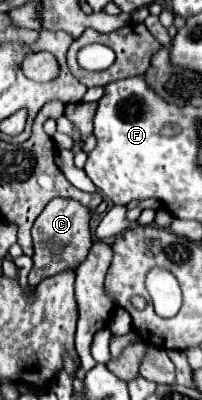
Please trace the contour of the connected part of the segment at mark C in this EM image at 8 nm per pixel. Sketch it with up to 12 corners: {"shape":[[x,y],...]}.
{"shape":[[49,201],[33,225],[37,286],[76,269],[92,246],[89,211]]}

